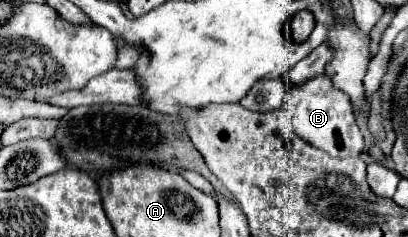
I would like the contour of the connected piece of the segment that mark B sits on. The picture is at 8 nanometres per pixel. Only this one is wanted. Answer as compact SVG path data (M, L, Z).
M319 75L309 79L299 87L291 87L287 91L287 111L293 111L293 127L303 141L309 141L317 149L333 157L353 157L365 151L365 139L361 129L357 127L349 97L333 87L327 75Z

